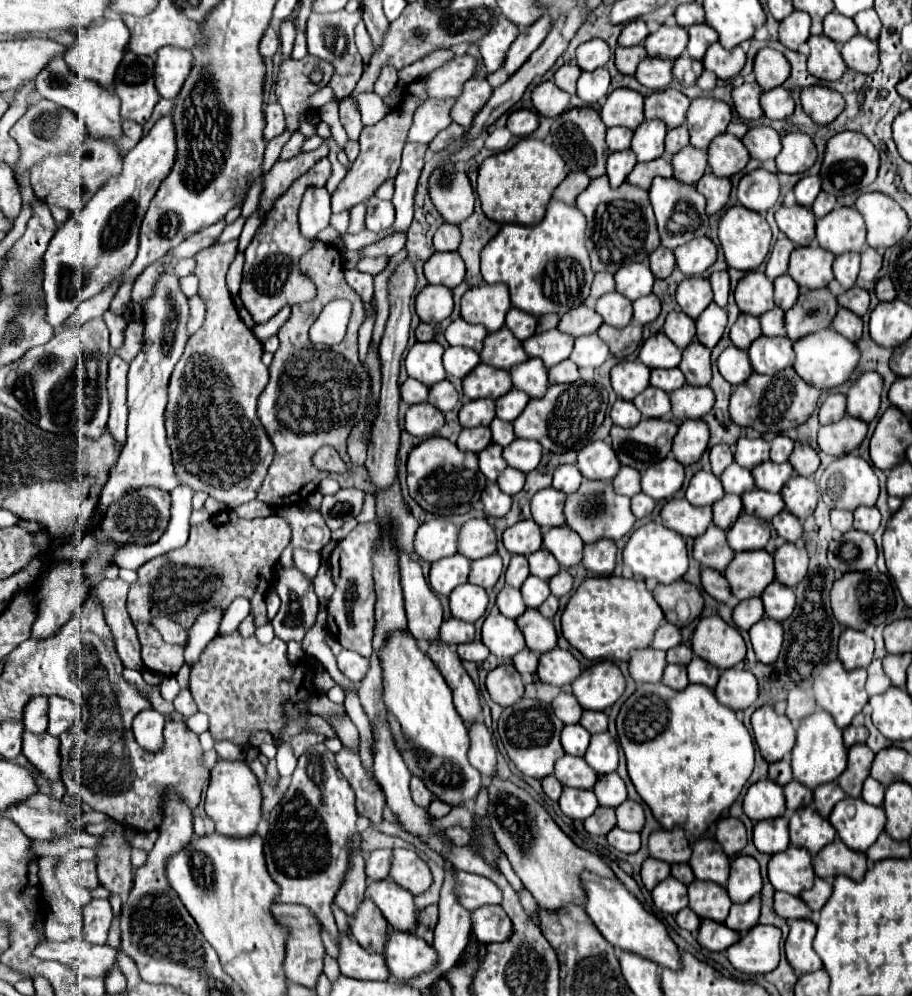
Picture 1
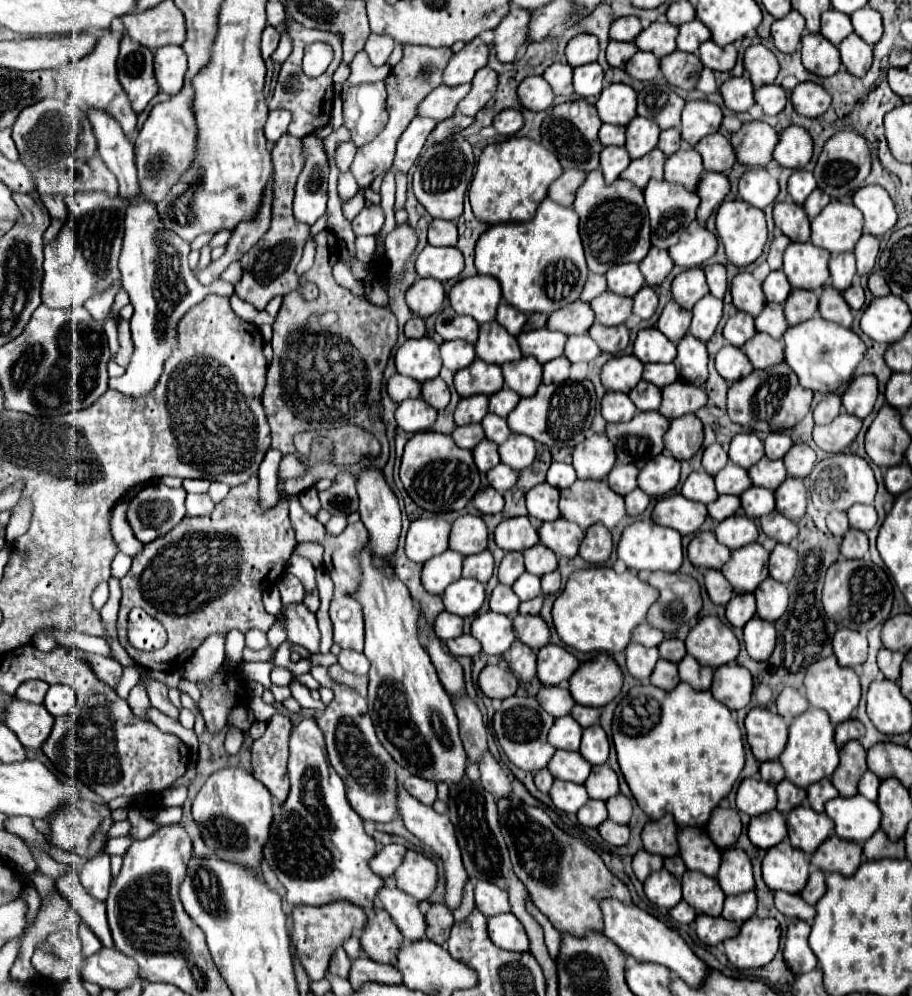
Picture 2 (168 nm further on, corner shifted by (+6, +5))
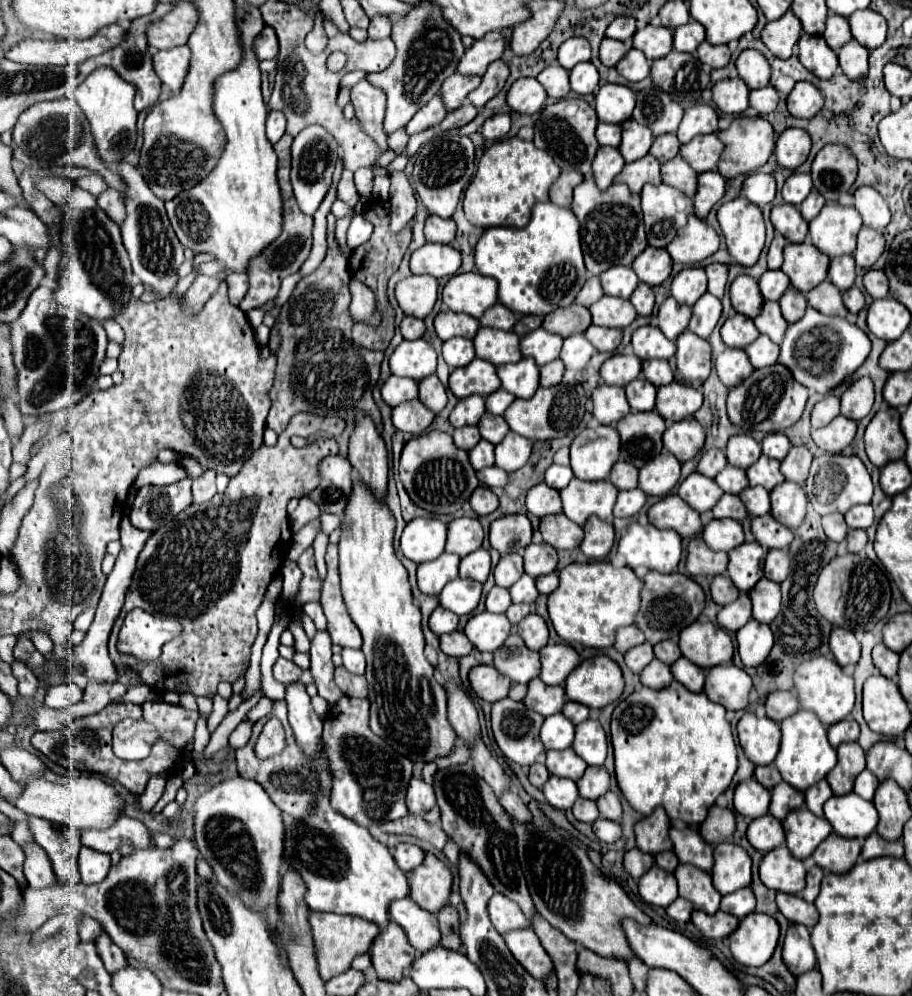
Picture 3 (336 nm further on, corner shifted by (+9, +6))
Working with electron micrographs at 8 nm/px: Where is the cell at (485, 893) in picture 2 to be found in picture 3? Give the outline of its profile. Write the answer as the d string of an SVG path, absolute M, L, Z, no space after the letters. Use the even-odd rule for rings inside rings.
M497 892L489 898L487 912L489 912L491 924L495 926L495 930L499 934L503 934L505 930L531 926L529 922L525 922L525 916L521 914L521 908L513 900L509 900L509 898L505 898L503 894L497 894Z

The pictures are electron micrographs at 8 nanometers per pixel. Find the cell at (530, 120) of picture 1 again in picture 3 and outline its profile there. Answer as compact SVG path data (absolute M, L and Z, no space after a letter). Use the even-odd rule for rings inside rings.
M495 114L495 116L485 120L485 124L481 128L481 134L487 140L501 140L509 132L509 128L511 128L509 114Z

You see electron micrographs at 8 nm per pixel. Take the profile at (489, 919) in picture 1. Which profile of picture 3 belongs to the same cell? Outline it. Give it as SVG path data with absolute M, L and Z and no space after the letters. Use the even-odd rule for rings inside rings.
M517 928L511 932L503 934L503 940L507 944L507 948L511 950L511 954L515 956L515 960L535 978L539 980L547 980L547 974L553 970L553 962L549 958L549 954L545 954L537 934L533 932L533 928Z

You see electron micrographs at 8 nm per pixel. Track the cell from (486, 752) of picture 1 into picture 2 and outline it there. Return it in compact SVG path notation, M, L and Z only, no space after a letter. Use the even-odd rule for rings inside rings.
M484 753L482 761L480 761L480 775L482 775L482 787L488 793L492 793L496 797L510 797L510 793L512 793L510 779L506 777L502 767L490 753Z

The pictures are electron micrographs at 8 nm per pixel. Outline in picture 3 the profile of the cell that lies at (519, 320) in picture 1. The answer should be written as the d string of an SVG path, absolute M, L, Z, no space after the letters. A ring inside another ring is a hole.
M497 302L495 306L491 306L481 318L479 318L481 326L493 326L499 330L513 330L515 322L517 322L517 314L511 312L507 306L503 306L501 302Z

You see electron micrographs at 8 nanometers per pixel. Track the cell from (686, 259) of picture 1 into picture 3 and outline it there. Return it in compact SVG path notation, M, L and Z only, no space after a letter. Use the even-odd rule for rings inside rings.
M691 214L687 226L677 230L677 238L673 238L673 242L667 246L667 252L671 254L673 262L691 266L715 254L717 248L717 232L705 224L705 220L699 220L695 214Z

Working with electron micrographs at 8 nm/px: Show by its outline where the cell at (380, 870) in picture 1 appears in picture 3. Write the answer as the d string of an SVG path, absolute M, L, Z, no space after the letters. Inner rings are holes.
M397 844L393 850L393 858L403 872L409 872L423 862L425 852L415 844Z

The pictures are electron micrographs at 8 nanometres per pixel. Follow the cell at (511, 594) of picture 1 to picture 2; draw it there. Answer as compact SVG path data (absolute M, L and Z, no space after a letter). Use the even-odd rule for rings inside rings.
M498 583L496 589L492 591L492 597L490 597L490 609L496 611L496 613L512 617L512 615L516 615L518 605L520 605L520 599L512 591L512 587L506 587L506 585Z

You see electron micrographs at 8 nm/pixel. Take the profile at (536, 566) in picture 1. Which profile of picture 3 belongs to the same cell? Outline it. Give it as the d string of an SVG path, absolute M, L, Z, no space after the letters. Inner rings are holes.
M529 544L525 548L525 572L533 578L555 572L557 568L557 552L549 544Z

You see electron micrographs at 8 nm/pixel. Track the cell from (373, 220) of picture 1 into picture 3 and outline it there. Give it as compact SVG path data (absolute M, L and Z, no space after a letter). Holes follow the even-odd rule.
M353 216L351 226L347 230L347 244L349 244L349 248L357 248L363 242L367 242L371 232L373 232L373 224L365 216Z

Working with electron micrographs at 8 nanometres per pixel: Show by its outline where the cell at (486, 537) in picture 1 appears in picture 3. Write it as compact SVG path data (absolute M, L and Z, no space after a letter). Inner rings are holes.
M461 516L449 522L445 552L459 554L461 558L479 550L483 542L483 528L477 518Z

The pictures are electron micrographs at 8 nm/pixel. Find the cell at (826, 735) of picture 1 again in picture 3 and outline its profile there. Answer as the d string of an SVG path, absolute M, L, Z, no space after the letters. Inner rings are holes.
M799 710L781 722L781 732L783 732L781 750L775 758L775 766L781 772L783 780L795 786L797 790L801 792L807 790L809 786L813 786L813 782L819 782L821 778L825 778L827 772L837 764L837 752L829 744L827 730L817 718L817 714L809 710Z

